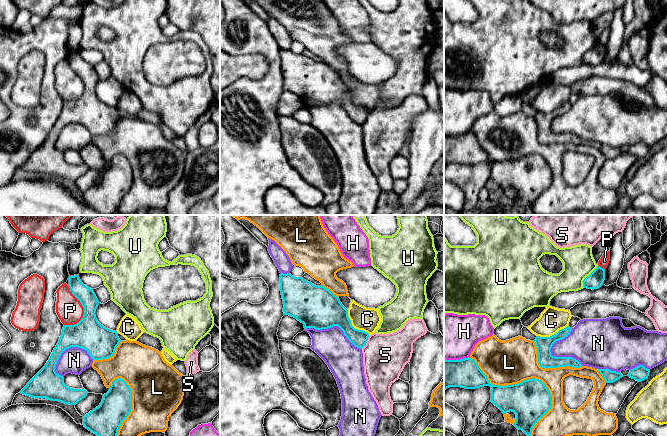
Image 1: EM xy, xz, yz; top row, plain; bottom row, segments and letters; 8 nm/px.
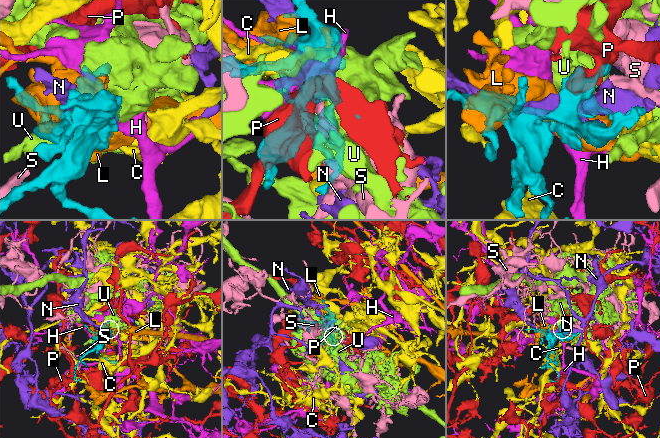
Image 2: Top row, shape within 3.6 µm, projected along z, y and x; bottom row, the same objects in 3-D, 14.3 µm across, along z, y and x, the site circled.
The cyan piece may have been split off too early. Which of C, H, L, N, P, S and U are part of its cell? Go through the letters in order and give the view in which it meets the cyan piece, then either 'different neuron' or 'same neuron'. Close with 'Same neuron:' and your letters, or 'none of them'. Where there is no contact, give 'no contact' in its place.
C: xz | different neuron
H: yz | different neuron
L: yz | different neuron
N: yz | different neuron
P: xy | different neuron
S: xz | different neuron
U: yz | different neuron
Same neuron: none of them

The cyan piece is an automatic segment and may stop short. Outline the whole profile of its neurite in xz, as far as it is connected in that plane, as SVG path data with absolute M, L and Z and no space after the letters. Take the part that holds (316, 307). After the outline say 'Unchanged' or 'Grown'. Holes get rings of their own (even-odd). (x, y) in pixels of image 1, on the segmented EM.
M281 273L280 291L284 315L296 318L304 324L305 330L338 326L355 347L362 349L366 345L369 334L352 326L348 310L323 285L316 286L302 277Z. Unchanged

